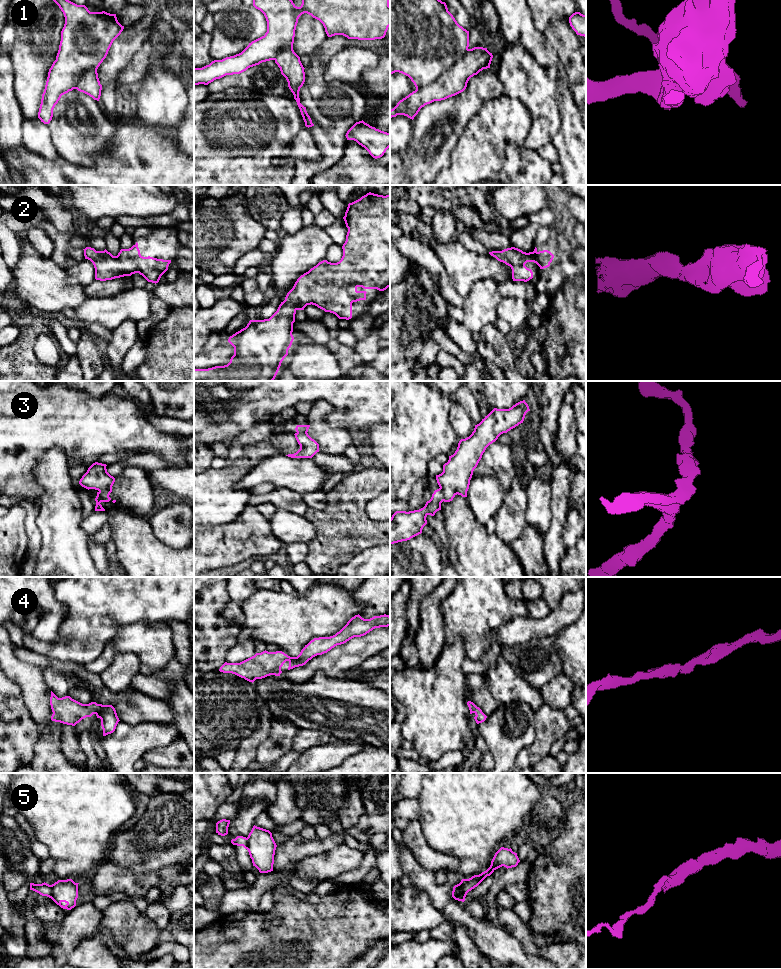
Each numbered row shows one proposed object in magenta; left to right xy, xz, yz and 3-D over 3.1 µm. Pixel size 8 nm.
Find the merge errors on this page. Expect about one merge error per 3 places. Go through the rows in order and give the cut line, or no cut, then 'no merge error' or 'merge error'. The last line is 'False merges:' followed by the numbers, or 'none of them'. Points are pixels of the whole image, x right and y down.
1: no cut; no merge error
2: no cut; no merge error
3: no cut; no merge error
4: no cut; no merge error
5: cut in xy along (50, 885), (51, 897); merge error
False merges: 5

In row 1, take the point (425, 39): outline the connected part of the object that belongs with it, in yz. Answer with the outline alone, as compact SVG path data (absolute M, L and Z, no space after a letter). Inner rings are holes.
M390 0L390 75L399 72L408 76L416 90L400 100L390 110L390 118L404 115L410 119L420 109L434 101L445 100L463 92L469 79L483 69L490 68L493 58L487 48L474 47L469 49L469 31L460 26L447 5L441 0Z

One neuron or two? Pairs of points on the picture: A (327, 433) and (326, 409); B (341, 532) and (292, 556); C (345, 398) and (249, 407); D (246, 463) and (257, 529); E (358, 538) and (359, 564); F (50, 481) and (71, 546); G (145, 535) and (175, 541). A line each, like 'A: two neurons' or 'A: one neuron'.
A: one neuron
B: two neurons
C: one neuron
D: two neurons
E: two neurons
F: one neuron
G: two neurons

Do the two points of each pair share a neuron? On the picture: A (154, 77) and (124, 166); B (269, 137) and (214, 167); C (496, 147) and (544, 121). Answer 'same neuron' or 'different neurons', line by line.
A: different neurons
B: same neuron
C: different neurons

